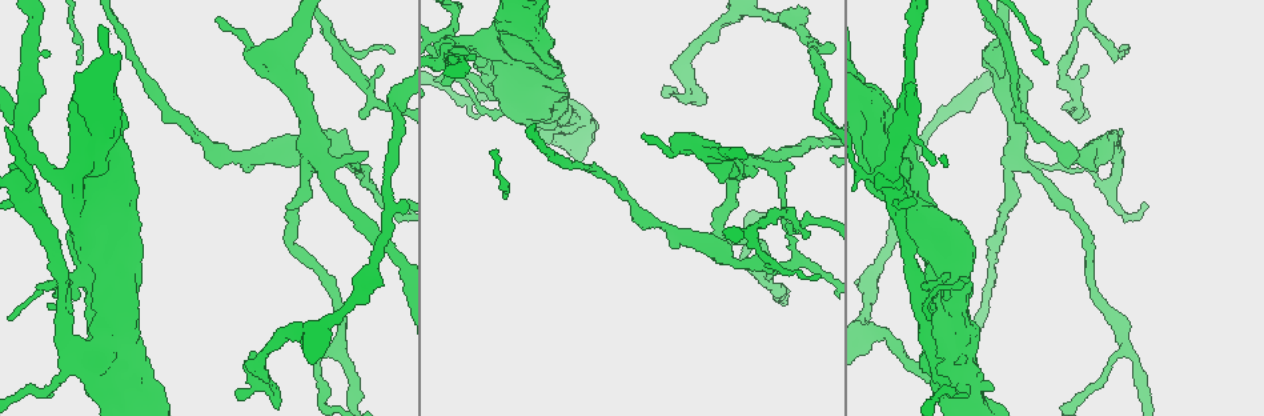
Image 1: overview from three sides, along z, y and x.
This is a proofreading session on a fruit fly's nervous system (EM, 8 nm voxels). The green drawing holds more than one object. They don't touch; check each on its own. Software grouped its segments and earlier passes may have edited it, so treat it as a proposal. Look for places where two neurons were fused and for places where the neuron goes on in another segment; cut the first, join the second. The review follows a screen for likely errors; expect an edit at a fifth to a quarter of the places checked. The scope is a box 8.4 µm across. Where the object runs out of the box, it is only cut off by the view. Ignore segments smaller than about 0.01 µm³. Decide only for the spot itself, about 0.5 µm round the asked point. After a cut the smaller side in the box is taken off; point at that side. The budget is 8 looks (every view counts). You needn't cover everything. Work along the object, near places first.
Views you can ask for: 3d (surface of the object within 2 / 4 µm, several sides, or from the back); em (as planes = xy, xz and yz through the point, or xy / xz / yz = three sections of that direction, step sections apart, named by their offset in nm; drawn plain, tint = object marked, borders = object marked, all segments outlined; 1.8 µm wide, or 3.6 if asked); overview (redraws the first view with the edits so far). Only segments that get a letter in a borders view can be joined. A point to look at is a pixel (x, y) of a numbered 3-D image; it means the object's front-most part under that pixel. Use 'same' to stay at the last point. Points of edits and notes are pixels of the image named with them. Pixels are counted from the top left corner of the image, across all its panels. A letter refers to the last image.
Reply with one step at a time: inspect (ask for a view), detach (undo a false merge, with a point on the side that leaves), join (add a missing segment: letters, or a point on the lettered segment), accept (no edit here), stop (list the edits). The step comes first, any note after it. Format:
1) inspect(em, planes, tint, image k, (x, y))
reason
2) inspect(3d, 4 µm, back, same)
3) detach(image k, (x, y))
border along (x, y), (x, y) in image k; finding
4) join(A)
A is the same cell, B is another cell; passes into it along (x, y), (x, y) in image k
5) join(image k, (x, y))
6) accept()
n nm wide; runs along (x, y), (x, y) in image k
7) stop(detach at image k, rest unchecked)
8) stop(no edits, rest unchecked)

inspect(3d, 4 µm, image 1, (30, 153))
calibre changes

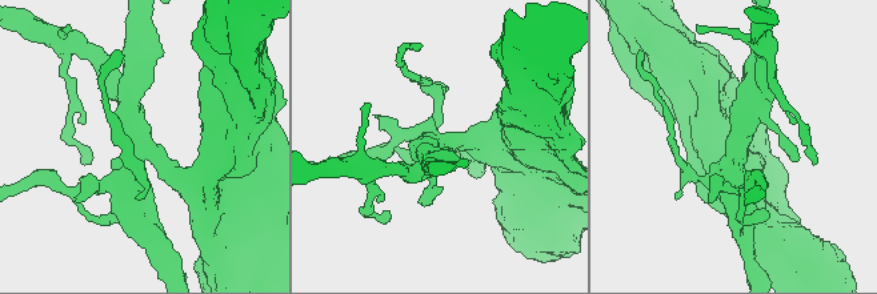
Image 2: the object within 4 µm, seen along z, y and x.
inspect(em, planes, borders, image 2, (138, 148))

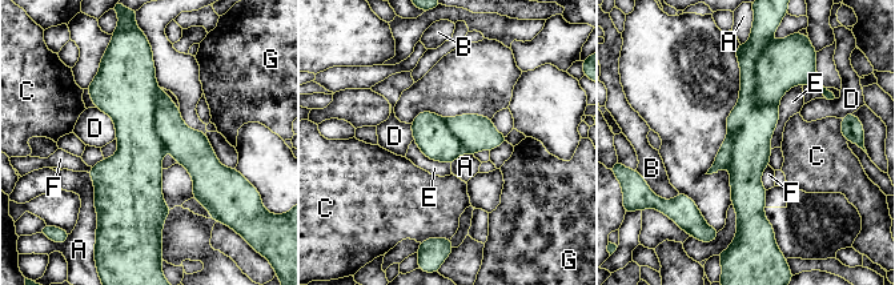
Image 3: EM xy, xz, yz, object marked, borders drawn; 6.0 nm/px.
detach(image 3, (747, 117))
280 nm wide; A, B, C, D, E, F and G are other cells; the part that leaves runs along (753, 59), (746, 212), (739, 219) in image 3; two neurons meet here

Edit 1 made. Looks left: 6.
inspect(overview)
redraw

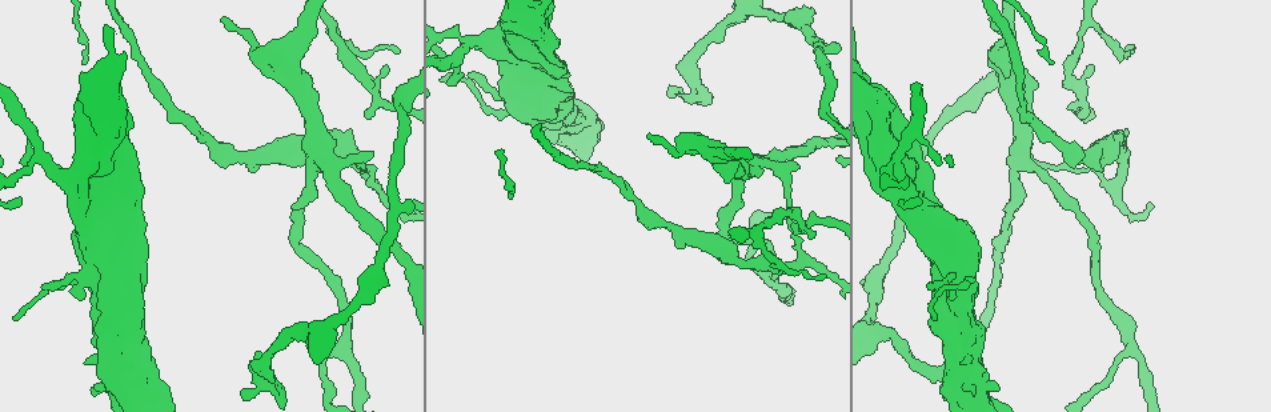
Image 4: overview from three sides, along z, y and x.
inspect(3d, 2 µm, image 4, (250, 368))
an open end

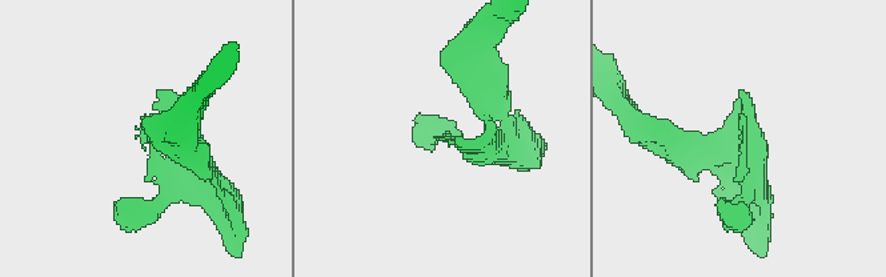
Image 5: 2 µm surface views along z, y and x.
inspect(em, 3.6 µm, xz, step 4, borders, image 5, (442, 137))
need the tissue

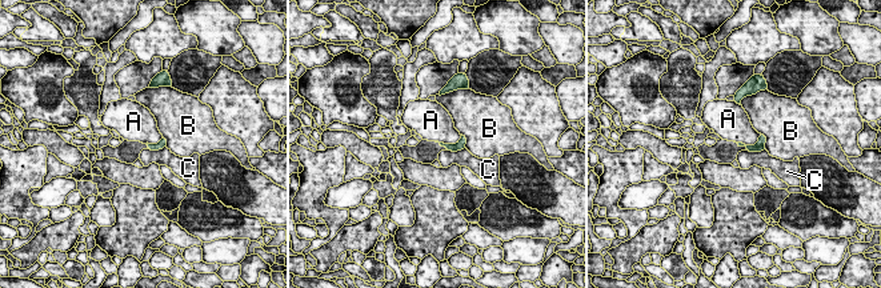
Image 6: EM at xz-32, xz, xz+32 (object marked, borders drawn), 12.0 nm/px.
inspect(em, 3.6 µm, planes, borders, same)

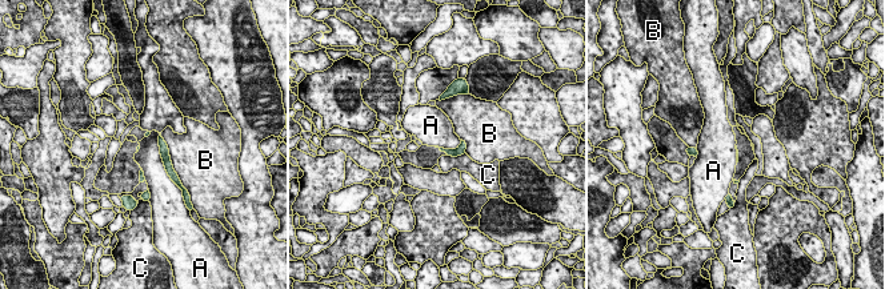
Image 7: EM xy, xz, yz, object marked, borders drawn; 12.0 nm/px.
accept()
A, B and C are other cells; border along (159, 135), (160, 159), (171, 180) in image 7; no lettered segment goes on from it

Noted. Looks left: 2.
inspect(3d, 2 µm, image 4, (1117, 136))
a narrow waist

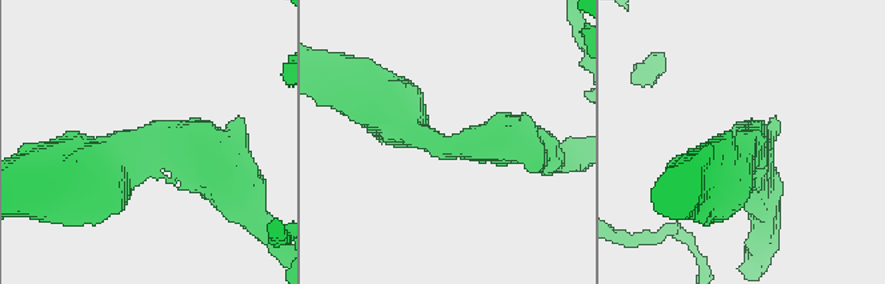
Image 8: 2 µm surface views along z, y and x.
inspect(em, 3.6 µm, planes, borders, image 8, (140, 146))
need the tissue

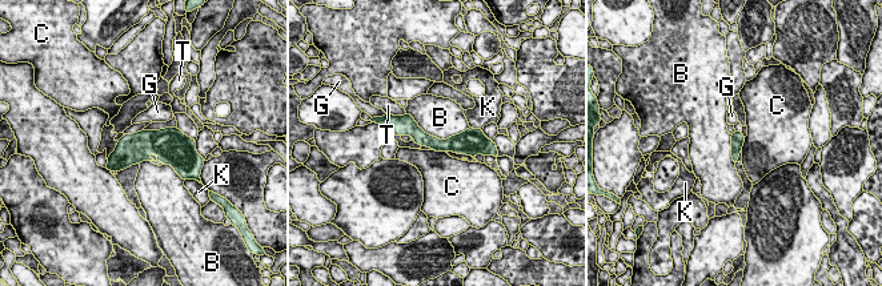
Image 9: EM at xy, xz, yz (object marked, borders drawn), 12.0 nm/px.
accept()
B, C, G, K and T are other cells; runs along (401, 131), (435, 144), (476, 141) in image 9; continuous, no second neuron

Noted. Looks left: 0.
stop(detach at image 3, rest unchecked)

